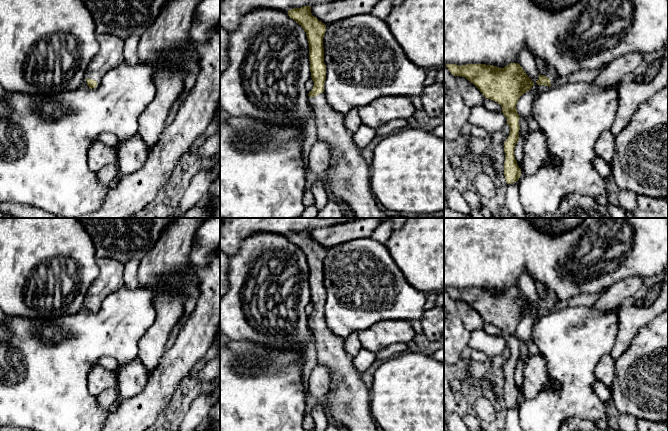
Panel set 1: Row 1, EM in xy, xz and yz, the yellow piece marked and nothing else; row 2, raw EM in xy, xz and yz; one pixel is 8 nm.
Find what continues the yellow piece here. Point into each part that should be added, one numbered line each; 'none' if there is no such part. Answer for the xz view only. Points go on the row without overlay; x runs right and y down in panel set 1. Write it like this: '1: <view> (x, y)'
1: xz (347, 403)

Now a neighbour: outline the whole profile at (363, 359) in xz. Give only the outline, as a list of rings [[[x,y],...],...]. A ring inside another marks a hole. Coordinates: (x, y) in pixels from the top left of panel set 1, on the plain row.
[[[361,348],[353,358],[353,364],[356,370],[363,373],[376,361],[376,354]]]

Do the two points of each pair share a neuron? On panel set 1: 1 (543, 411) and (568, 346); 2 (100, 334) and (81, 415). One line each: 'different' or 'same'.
1: same
2: same

